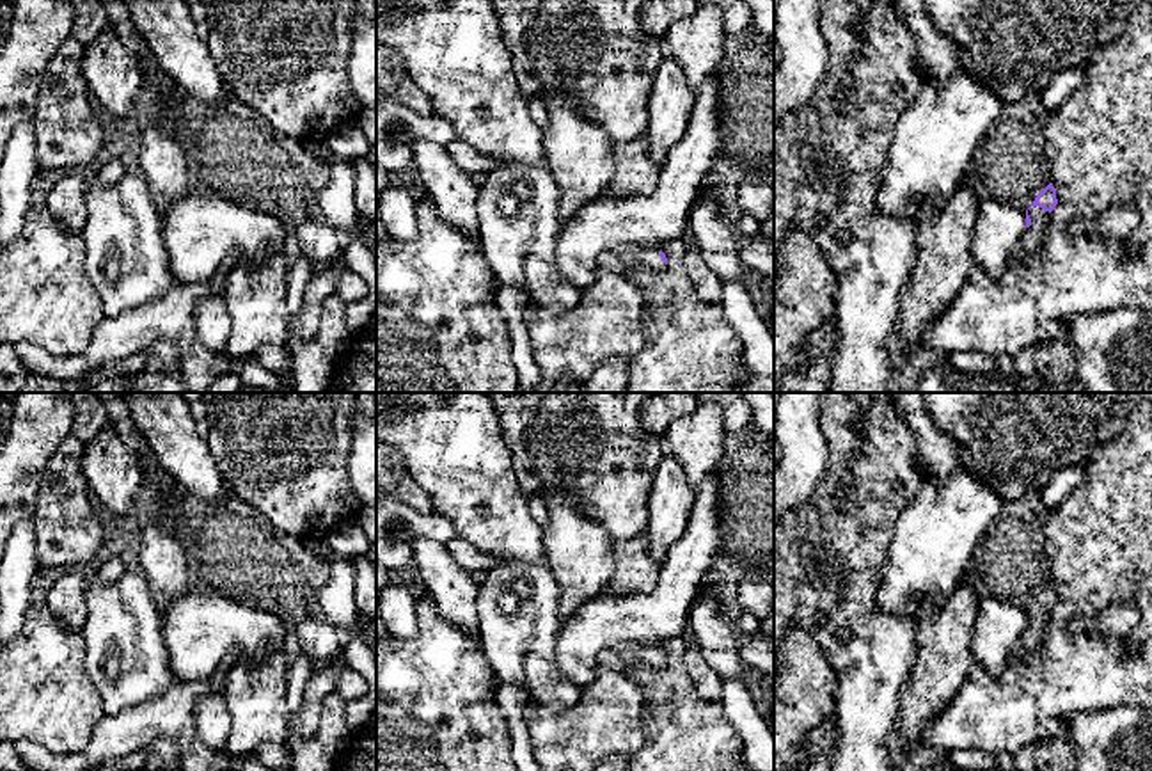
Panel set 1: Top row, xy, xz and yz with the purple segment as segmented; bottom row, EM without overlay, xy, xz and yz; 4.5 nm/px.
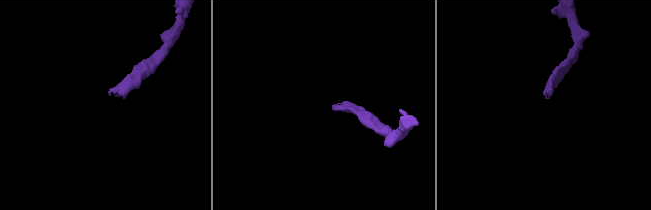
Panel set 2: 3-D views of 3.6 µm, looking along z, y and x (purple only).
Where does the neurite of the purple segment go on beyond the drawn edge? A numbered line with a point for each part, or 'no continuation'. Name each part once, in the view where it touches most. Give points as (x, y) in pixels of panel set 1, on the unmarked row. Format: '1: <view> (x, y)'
1: yz (1032, 638)

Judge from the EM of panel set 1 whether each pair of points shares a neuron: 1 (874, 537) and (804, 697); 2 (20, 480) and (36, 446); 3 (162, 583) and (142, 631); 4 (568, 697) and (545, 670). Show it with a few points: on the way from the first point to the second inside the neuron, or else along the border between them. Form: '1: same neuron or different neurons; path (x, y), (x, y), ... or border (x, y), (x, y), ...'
1: different neurons; border (792, 626), (803, 627), (824, 652), (835, 693)
2: same neuron; path (20, 471), (20, 464), (27, 455)
3: different neurons; border (141, 571), (151, 601), (162, 615)
4: same neuron; path (561, 690), (549, 677)

